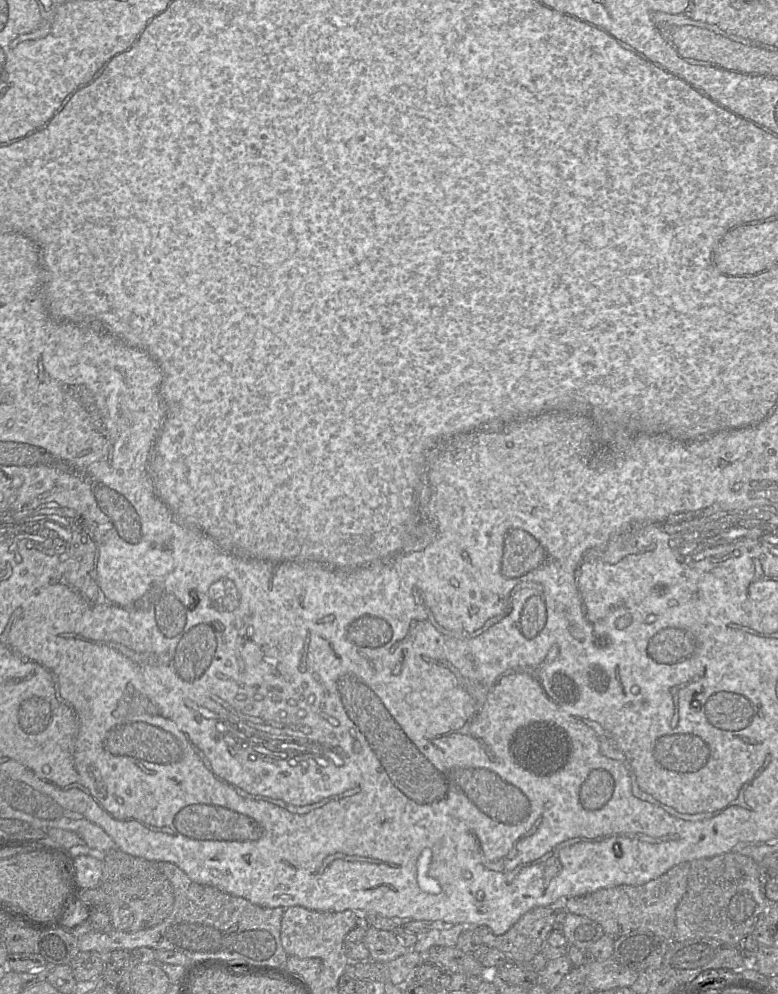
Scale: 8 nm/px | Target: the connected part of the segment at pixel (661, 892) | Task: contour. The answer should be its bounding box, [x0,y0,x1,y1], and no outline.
[564,863,690,941]

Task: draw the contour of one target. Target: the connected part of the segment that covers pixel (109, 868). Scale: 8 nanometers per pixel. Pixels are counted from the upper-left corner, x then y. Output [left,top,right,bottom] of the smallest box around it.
[99,847,174,931]

